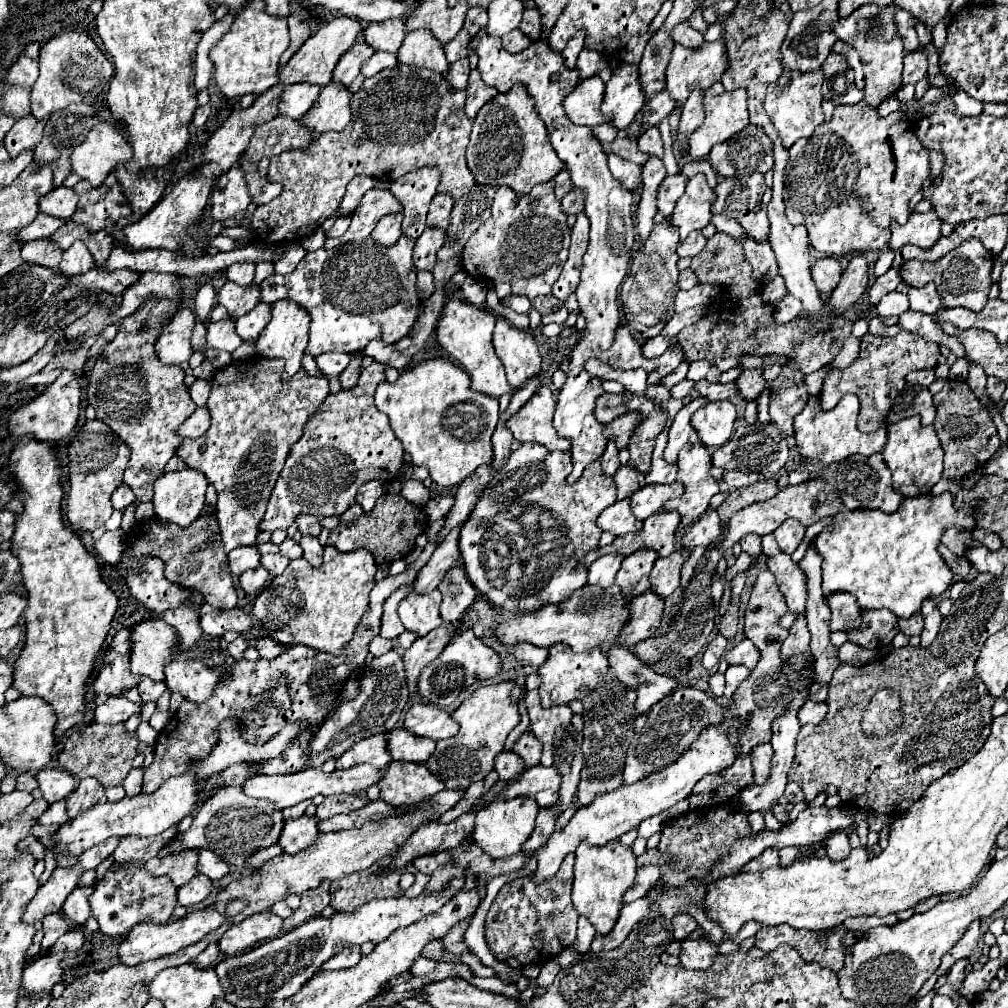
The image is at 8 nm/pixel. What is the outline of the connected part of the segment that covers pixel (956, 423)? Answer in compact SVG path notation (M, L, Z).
M953 379L947 381L945 387L933 395L933 403L937 409L937 417L933 421L933 427L937 431L937 437L941 439L941 447L945 451L945 477L965 477L971 471L979 469L993 457L993 453L1001 447L1001 441L997 437L997 429L987 413L987 409L977 401L973 391L965 381Z

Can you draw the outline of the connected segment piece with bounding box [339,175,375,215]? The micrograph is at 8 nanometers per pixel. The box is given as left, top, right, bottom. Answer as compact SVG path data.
M365 175L355 177L355 179L347 185L347 193L345 193L345 197L343 197L341 205L339 205L339 211L341 211L343 215L353 213L355 207L359 205L359 201L361 201L361 197L365 195L365 191L369 191L371 187L375 187L375 179L365 177Z

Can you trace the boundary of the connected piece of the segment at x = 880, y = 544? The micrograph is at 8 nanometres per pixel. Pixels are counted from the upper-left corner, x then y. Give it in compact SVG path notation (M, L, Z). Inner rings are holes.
M945 491L941 495L927 493L919 497L907 497L895 513L883 513L879 509L841 509L833 523L827 525L813 541L817 551L823 555L823 593L853 593L861 609L889 609L903 619L919 613L925 599L941 597L953 581L951 569L937 551L943 531L955 525L963 527L965 531L973 531L977 527L975 515L981 511L981 507L983 501L969 501L961 509L955 509L953 495Z

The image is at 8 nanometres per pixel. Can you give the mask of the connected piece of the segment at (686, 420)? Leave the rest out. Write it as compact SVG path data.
M697 397L695 401L691 401L689 405L685 405L673 419L673 425L669 429L669 441L667 441L667 447L663 451L663 459L665 461L671 461L675 463L677 461L677 455L679 451L687 445L687 443L701 443L697 431L691 427L691 415L701 409L705 403L709 403L707 397Z

